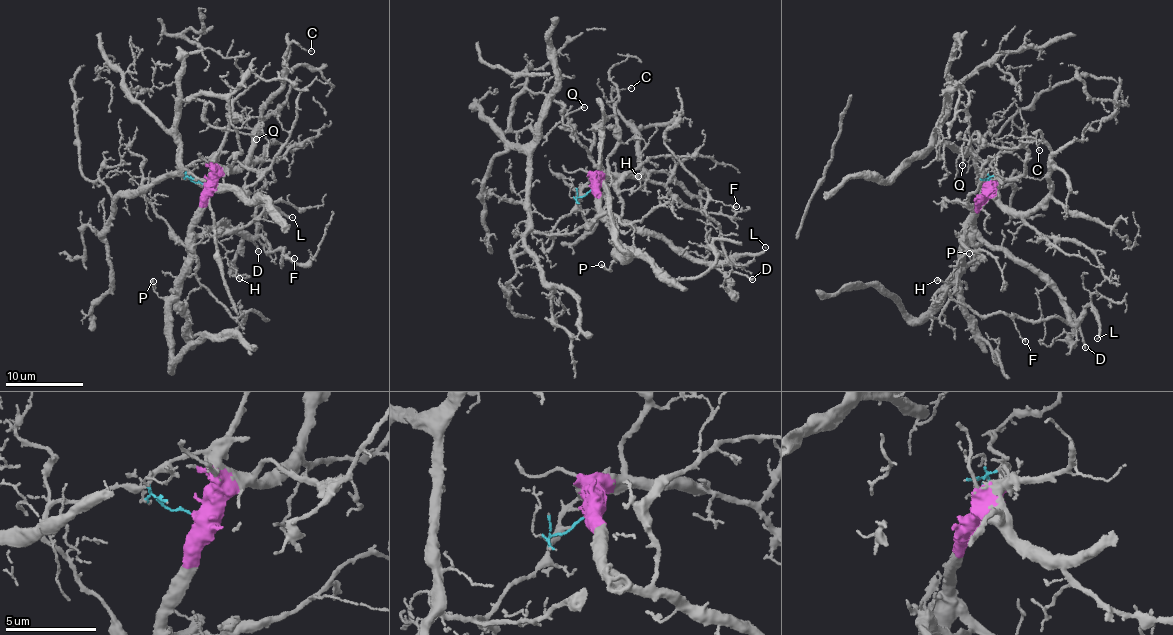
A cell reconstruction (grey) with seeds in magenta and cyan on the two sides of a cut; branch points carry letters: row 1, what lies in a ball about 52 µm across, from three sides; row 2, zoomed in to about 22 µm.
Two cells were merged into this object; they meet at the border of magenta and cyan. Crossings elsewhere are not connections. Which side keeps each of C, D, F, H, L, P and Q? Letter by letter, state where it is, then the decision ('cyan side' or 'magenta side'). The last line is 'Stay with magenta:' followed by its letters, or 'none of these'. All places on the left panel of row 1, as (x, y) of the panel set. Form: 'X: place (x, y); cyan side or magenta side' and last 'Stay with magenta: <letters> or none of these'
C: place (311, 51); magenta side
D: place (258, 251); magenta side
F: place (294, 258); magenta side
H: place (239, 278); magenta side
L: place (292, 217); magenta side
P: place (153, 281); magenta side
Q: place (256, 139); cyan side
Stay with magenta: C, D, F, H, L, P

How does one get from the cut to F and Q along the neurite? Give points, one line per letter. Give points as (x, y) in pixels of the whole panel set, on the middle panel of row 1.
F: (592, 189), (618, 223), (654, 231), (708, 261), (726, 255), (707, 202), (737, 207)
Q: (592, 189), (551, 230), (536, 233), (524, 205), (527, 155), (499, 133), (529, 126), (543, 137), (584, 108)

